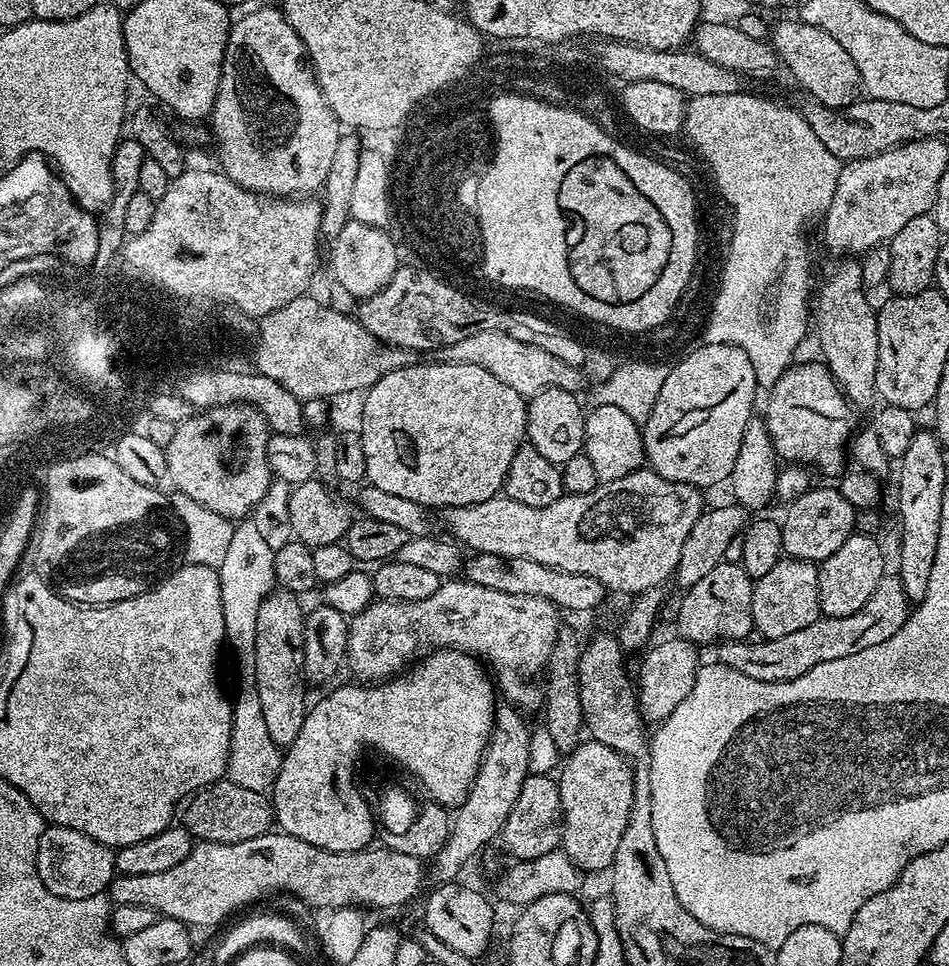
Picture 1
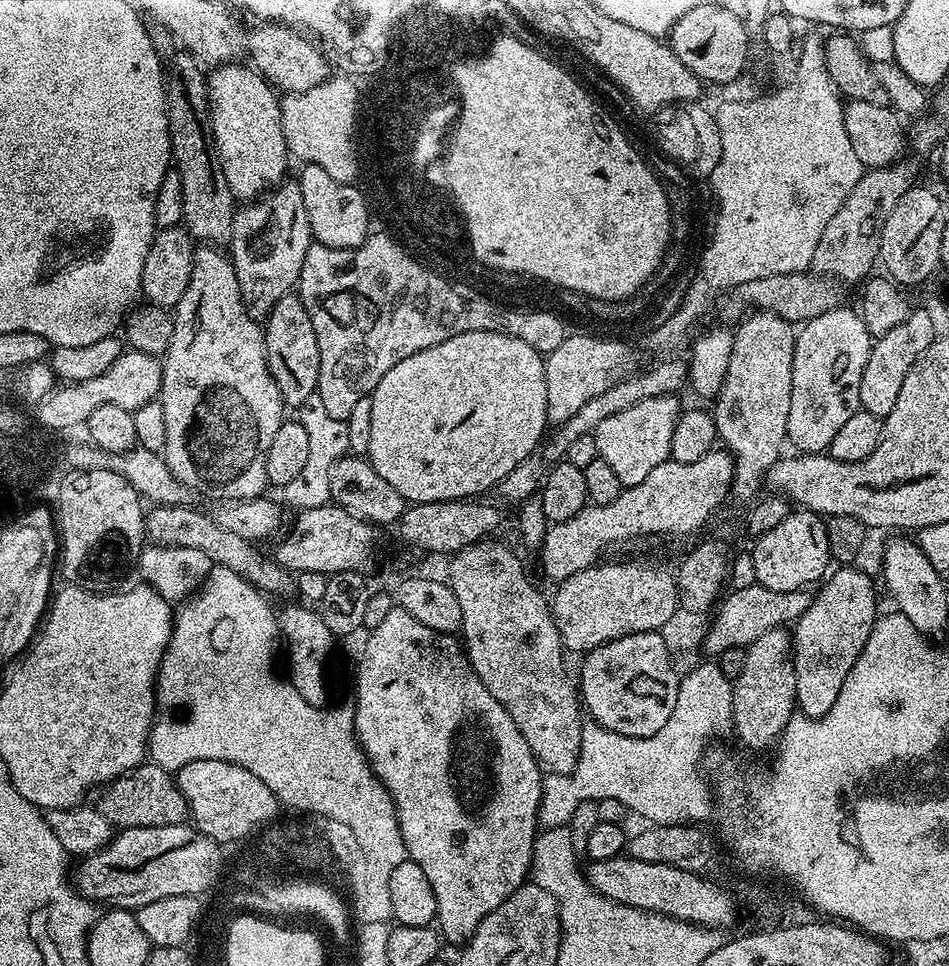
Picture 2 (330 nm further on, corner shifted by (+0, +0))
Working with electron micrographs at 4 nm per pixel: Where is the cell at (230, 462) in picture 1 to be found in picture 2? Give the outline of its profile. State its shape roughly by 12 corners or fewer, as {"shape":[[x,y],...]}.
{"shape":[[193,251],[158,397],[189,493],[263,497],[286,405],[227,251]]}

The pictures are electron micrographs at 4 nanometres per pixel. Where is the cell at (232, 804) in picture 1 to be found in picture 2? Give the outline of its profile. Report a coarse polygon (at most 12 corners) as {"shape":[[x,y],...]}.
{"shape":[[151,762],[119,776],[98,809],[116,830],[189,819],[173,773]]}

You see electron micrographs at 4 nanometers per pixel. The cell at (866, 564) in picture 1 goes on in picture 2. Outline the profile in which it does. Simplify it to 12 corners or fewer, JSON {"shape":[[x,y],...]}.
{"shape":[[856,566],[791,629],[799,711],[821,720],[878,619]]}

